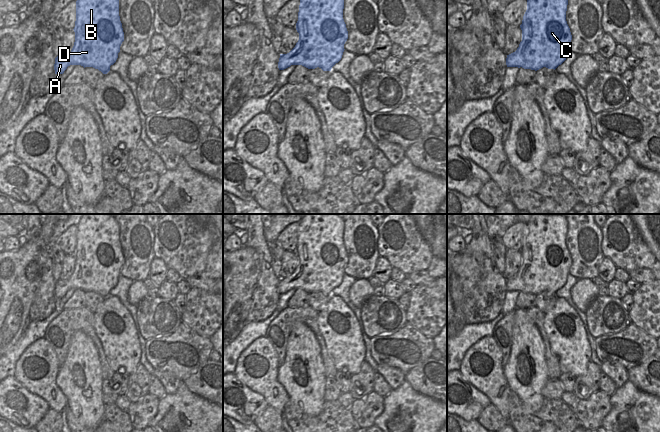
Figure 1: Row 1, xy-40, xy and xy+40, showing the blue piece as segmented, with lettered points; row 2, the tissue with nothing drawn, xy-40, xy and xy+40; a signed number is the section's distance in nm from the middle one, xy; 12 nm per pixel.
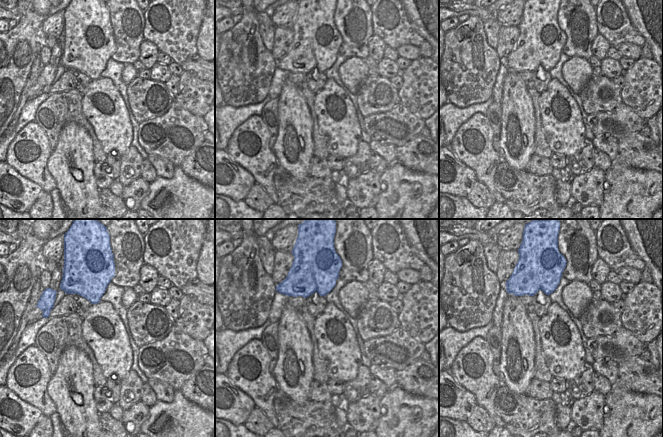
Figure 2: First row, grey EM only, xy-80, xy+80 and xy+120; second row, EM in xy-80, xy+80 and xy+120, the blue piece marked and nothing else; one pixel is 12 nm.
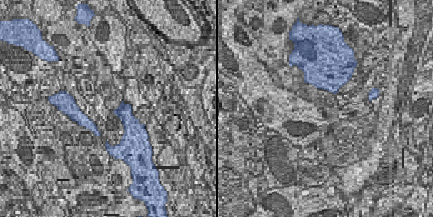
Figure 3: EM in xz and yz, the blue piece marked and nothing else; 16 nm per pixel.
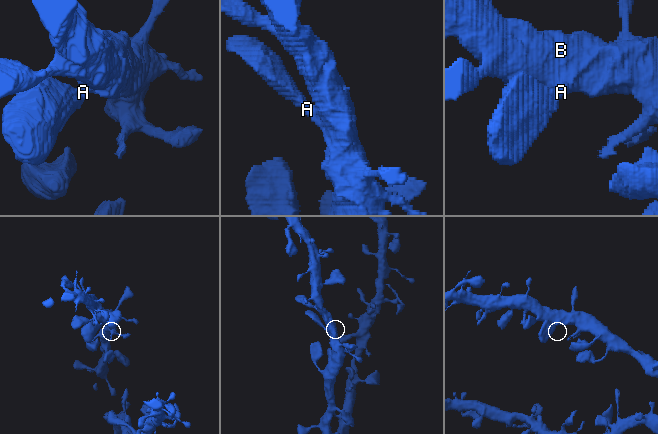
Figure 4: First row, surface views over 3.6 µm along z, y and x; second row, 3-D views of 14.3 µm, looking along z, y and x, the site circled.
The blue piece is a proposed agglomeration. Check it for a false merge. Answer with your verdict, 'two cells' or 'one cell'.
one cell

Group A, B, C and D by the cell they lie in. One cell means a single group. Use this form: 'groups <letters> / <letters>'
groups A B C D

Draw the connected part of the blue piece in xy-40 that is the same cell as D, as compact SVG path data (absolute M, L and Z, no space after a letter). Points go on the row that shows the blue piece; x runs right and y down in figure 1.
M77 0L73 30L74 46L67 56L55 58L55 74L63 74L70 65L93 67L107 74L124 41L119 0Z

